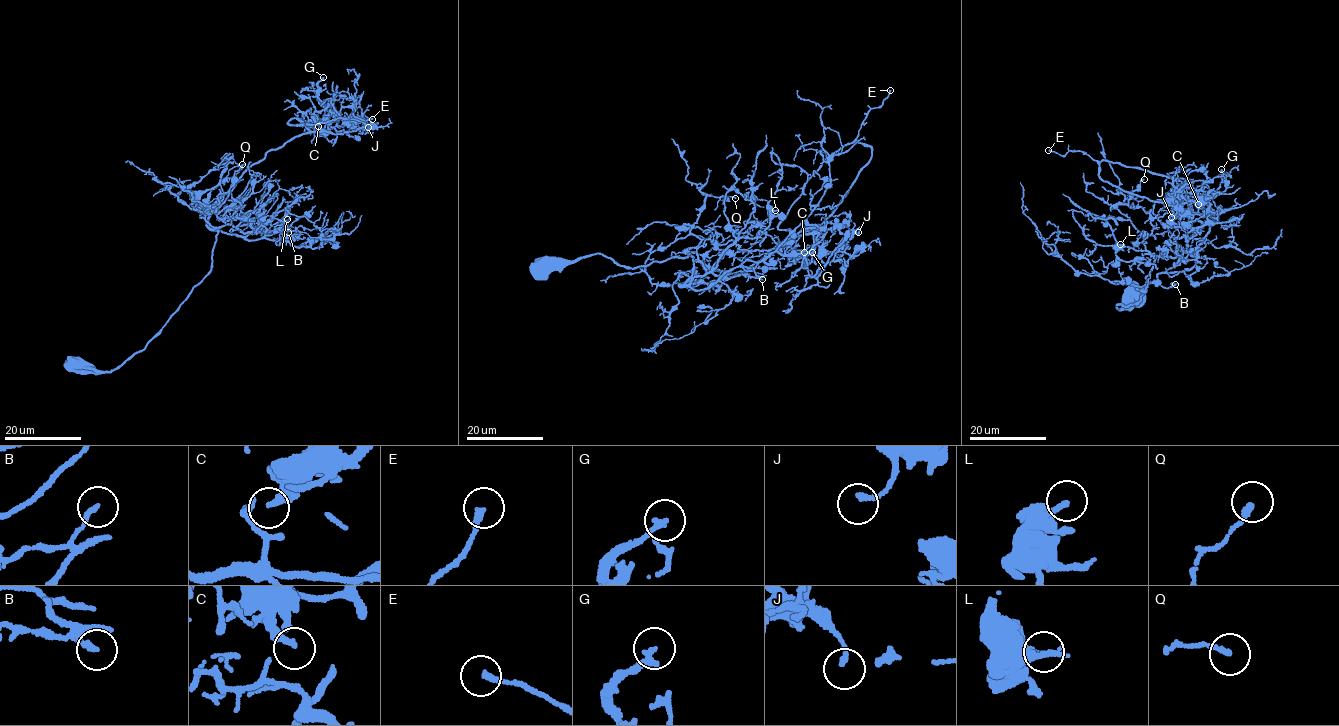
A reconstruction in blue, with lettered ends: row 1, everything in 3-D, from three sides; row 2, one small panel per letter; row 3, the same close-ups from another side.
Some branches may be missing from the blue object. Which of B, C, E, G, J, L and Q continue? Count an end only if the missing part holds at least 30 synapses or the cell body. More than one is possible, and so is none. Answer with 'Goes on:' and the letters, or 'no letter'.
Goes on: E, L

